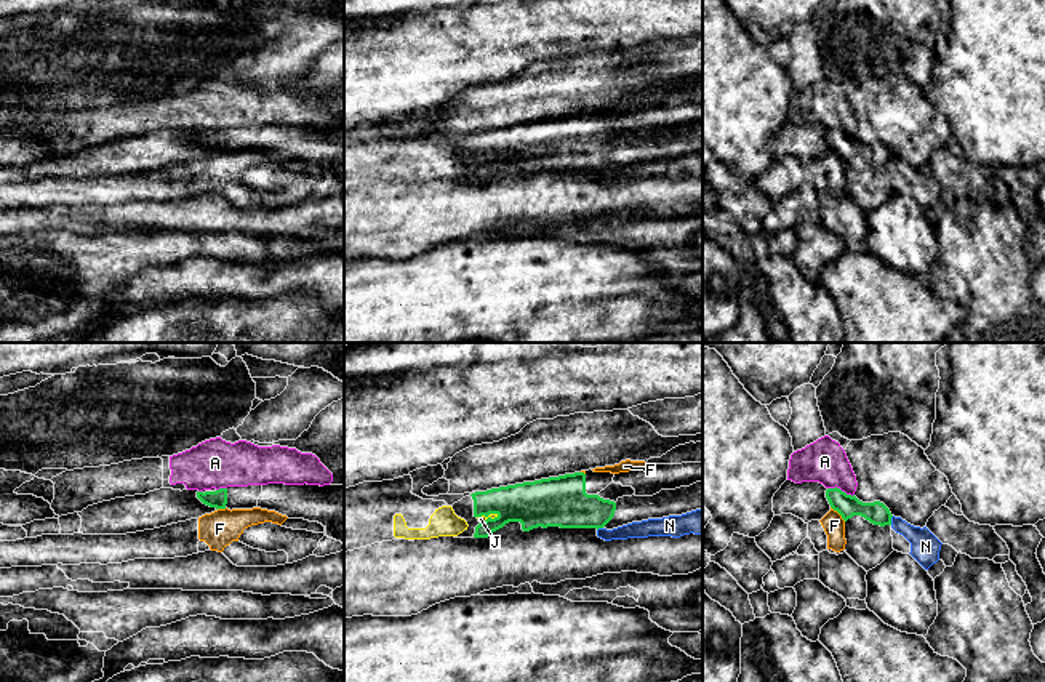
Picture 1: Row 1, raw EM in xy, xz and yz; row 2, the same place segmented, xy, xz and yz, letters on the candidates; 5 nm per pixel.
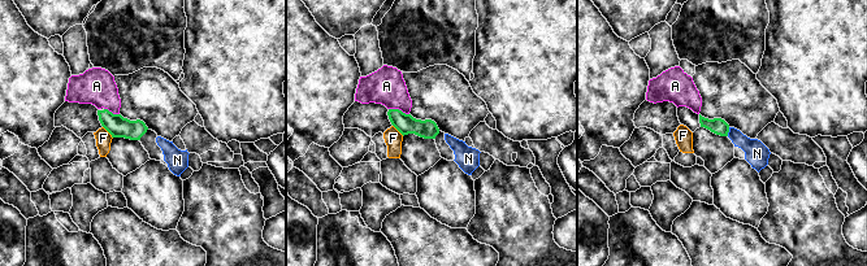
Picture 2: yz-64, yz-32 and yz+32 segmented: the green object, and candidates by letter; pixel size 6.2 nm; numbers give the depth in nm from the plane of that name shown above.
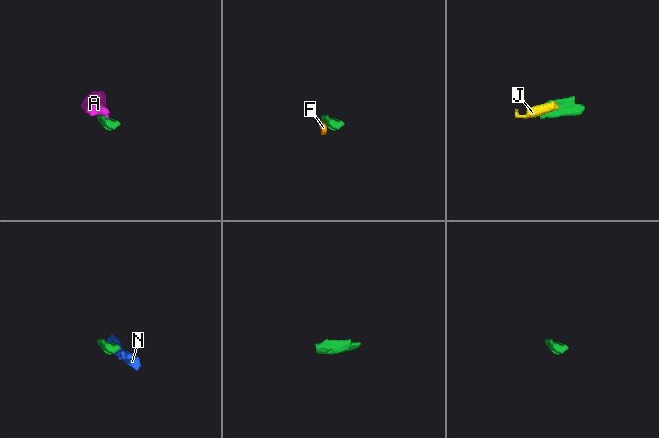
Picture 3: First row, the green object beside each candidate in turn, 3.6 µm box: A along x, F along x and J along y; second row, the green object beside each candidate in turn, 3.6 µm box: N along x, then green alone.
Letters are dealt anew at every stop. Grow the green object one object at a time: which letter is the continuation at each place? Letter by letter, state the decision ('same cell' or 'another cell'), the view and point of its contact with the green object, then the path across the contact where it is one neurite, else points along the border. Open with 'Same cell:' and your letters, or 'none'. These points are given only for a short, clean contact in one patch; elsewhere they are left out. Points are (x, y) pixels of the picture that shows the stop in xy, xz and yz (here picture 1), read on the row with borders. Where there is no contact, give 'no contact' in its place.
Same cell: none
A: another cell | yz (840, 490) | along yz (828, 487), (837, 487), (853, 495)
F: another cell | yz (839, 513) | along yz (831, 506), (845, 521)
J: another cell | xz (487, 516) | along xz (498, 514), (477, 516)
N: another cell | yz (890, 521) | along yz (893, 516), (890, 524)

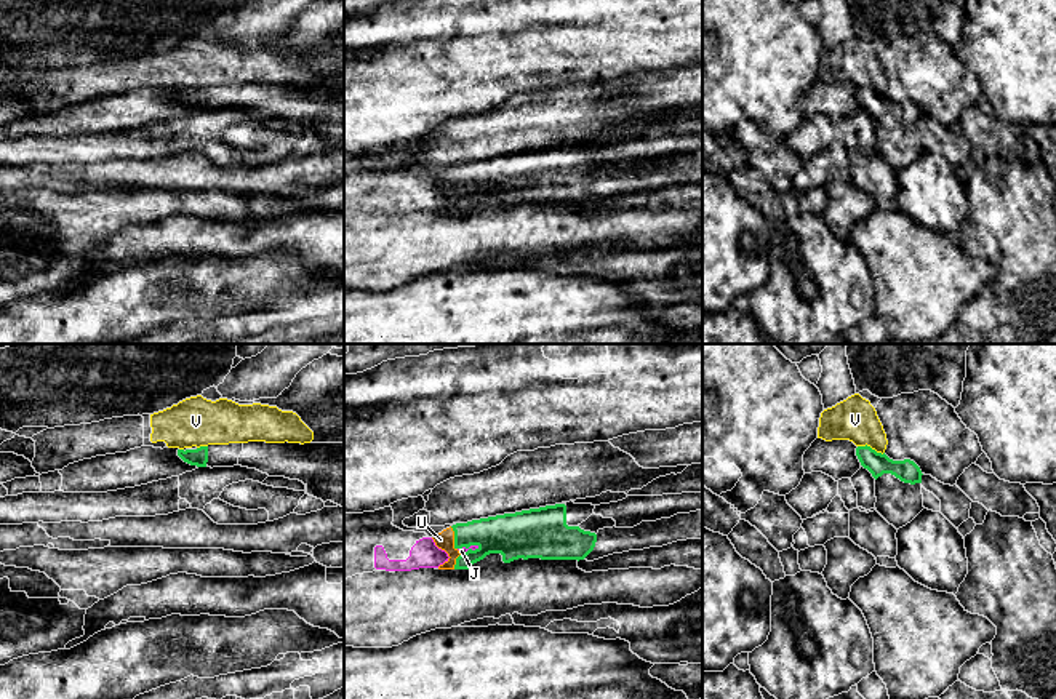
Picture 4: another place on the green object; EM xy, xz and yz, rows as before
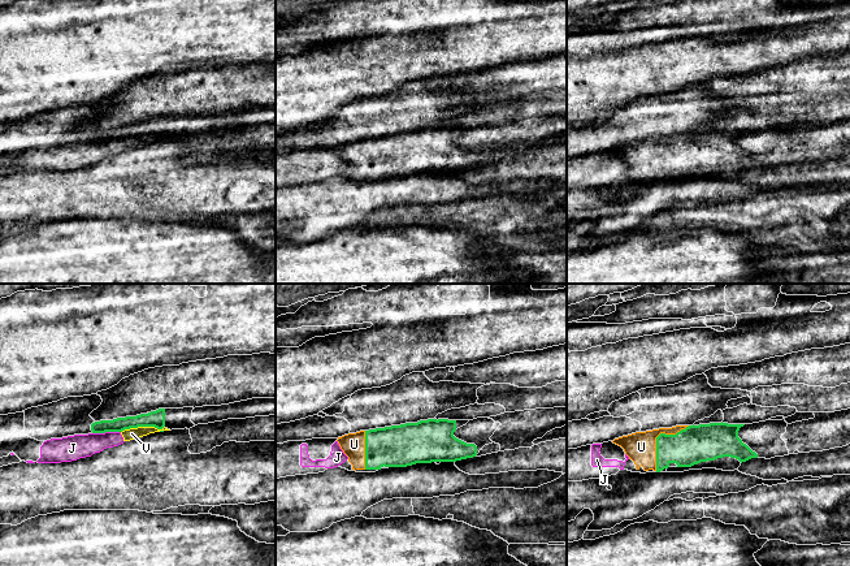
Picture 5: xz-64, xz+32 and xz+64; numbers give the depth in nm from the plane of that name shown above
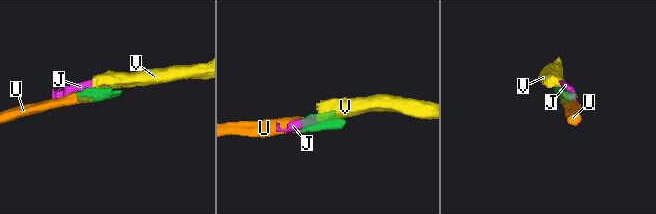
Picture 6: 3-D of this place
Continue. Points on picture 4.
Same cell: U
J: another cell | xz (468, 547) | along xz (479, 546), (458, 547)
U: same cell | xz (455, 538) | across xz (504, 535), (455, 538), (445, 539)
V: another cell | yz (871, 448) | along yz (858, 445), (868, 445), (884, 453)

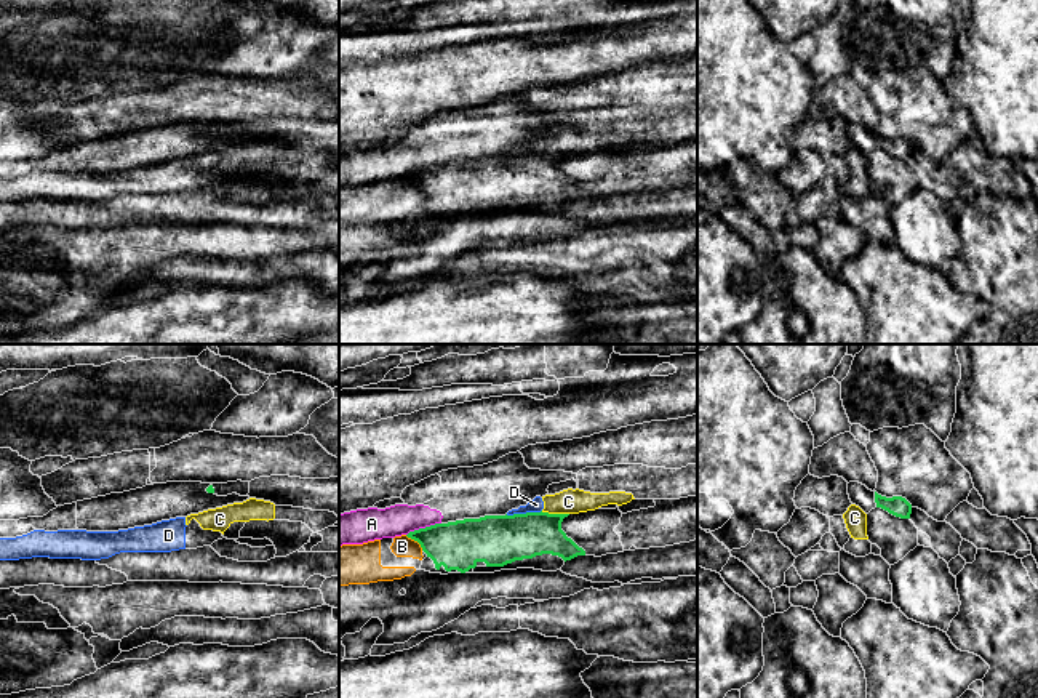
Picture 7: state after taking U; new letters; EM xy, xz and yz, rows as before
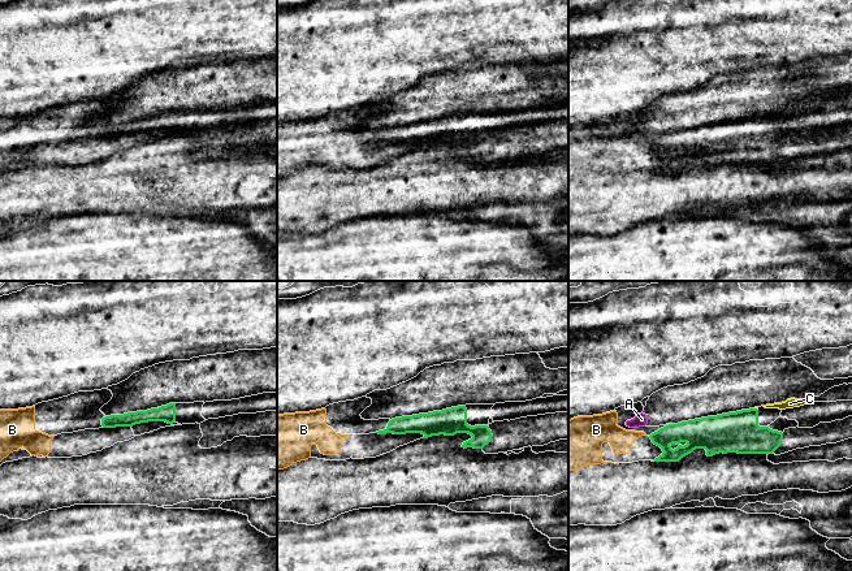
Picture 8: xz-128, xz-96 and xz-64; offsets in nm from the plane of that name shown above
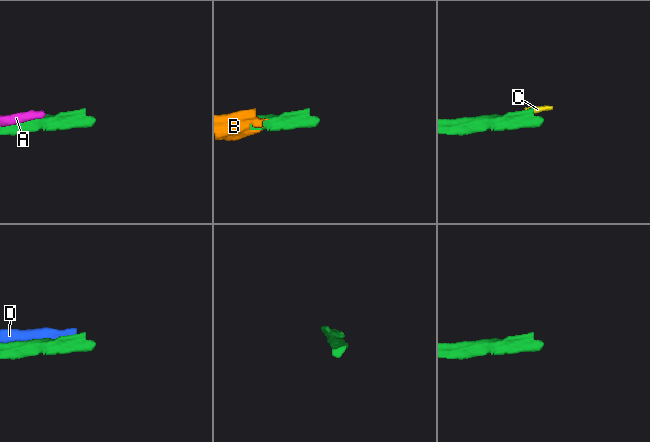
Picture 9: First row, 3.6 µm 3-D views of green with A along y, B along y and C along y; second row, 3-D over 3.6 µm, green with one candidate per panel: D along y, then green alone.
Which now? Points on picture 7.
Same cell: none
A: another cell | xz (423, 529)
B: another cell | xz (415, 540)
C: another cell | xz (555, 514) | along xz (541, 511), (568, 514)
D: another cell | xz (523, 514)

